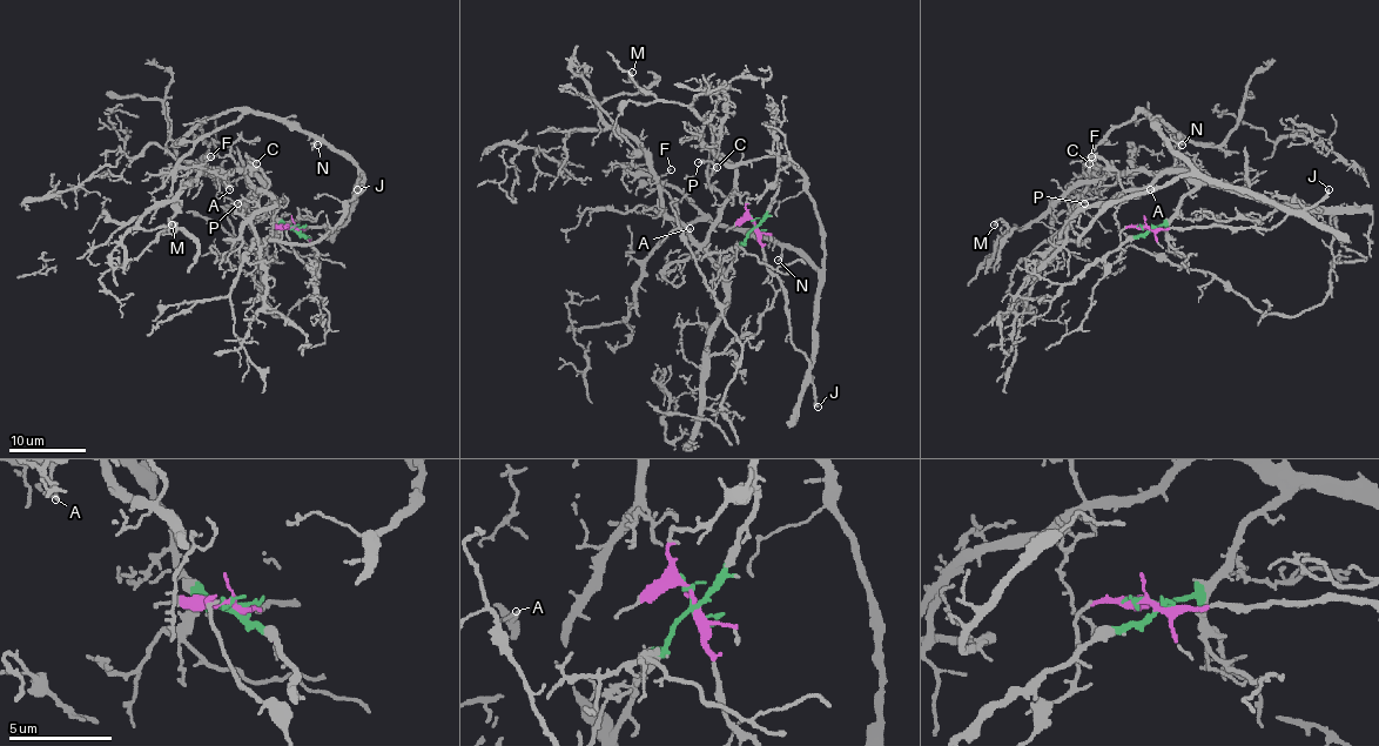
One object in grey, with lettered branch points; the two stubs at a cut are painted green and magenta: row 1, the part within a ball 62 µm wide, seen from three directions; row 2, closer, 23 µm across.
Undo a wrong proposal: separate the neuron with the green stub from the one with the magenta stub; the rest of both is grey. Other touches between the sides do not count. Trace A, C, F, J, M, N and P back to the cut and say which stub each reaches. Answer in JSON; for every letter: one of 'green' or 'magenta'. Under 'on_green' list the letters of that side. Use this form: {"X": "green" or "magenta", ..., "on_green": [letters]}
{"A": "green", "C": "green", "F": "green", "J": "magenta", "M": "green", "N": "magenta", "P": "green", "on_green": ["A", "C", "F", "M", "P"]}

